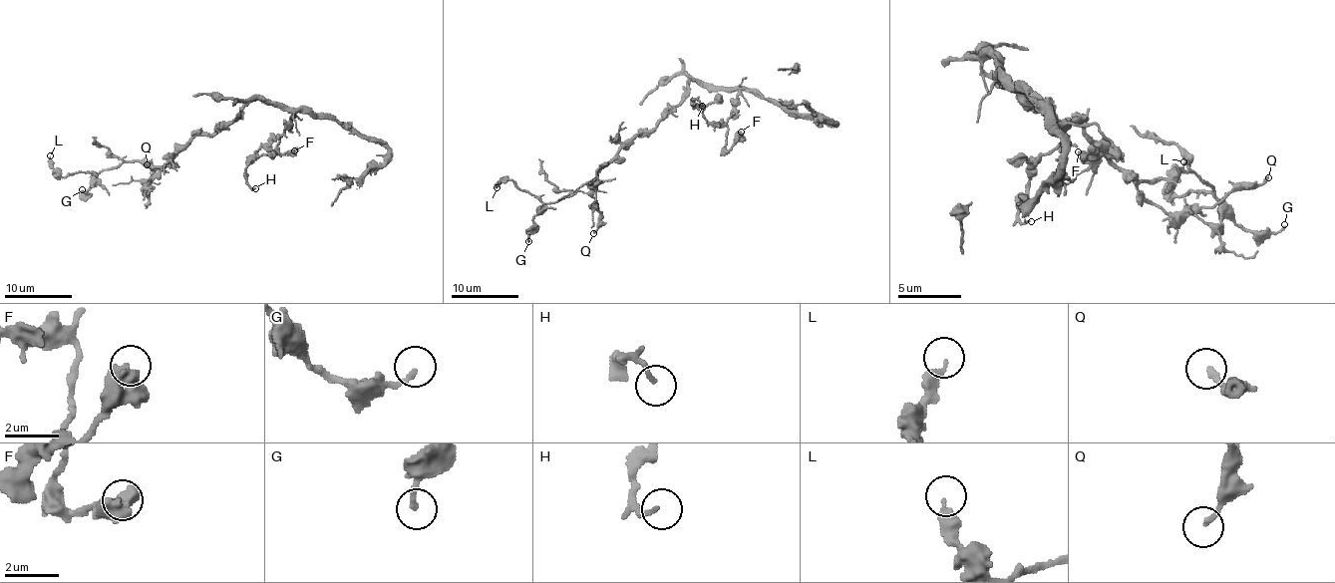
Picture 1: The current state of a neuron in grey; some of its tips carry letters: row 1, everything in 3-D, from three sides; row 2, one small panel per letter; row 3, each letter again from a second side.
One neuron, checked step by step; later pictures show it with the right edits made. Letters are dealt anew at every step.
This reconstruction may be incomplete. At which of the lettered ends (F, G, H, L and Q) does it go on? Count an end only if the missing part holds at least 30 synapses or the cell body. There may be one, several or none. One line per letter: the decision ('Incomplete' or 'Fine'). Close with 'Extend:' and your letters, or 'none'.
F: Fine
G: Fine
H: Fine
L: Fine
Q: Fine
Extend: none

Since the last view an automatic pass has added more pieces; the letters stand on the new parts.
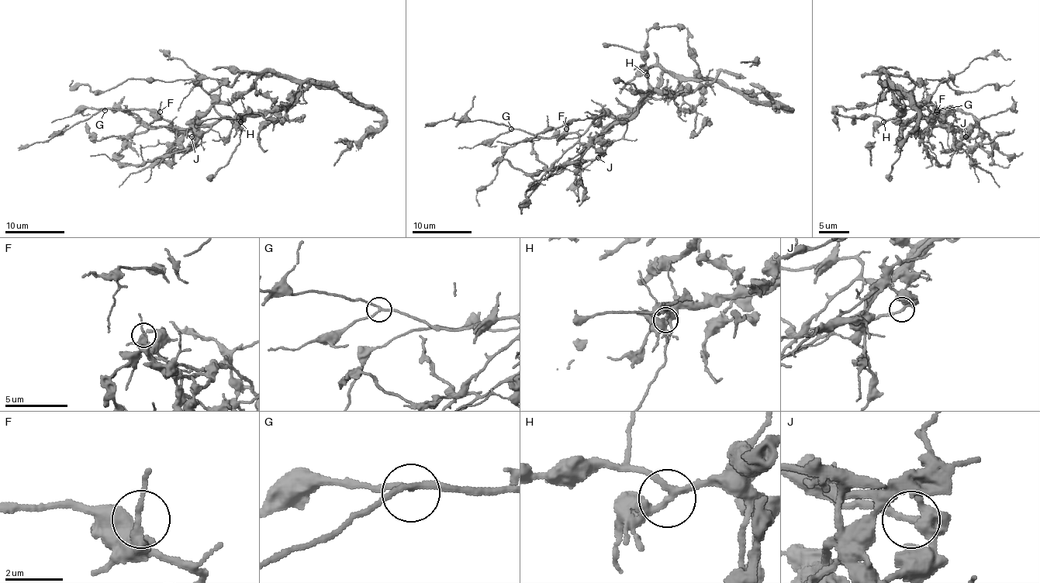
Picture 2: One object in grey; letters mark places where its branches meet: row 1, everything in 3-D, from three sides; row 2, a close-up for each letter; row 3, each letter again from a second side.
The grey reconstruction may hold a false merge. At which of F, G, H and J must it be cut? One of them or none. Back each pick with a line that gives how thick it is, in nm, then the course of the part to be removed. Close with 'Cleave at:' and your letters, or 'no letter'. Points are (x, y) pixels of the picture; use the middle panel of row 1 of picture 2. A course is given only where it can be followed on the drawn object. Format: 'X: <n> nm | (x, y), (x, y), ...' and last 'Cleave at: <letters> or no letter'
J: 220 nm | (598, 156), (582, 146), (626, 121), (606, 115), (577, 137), (509, 146), (477, 193), (480, 206)
Cleave at: J

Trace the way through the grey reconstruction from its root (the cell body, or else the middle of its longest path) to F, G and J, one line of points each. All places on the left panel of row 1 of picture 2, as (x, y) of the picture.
F: (243, 119), (239, 122), (233, 119), (219, 119), (205, 125), (176, 128), (161, 116), (160, 112)
G: (243, 119), (239, 122), (219, 119), (205, 125), (176, 128), (145, 108), (105, 110)
J: (243, 119), (195, 125), (184, 137), (184, 147), (194, 139), (191, 137)

